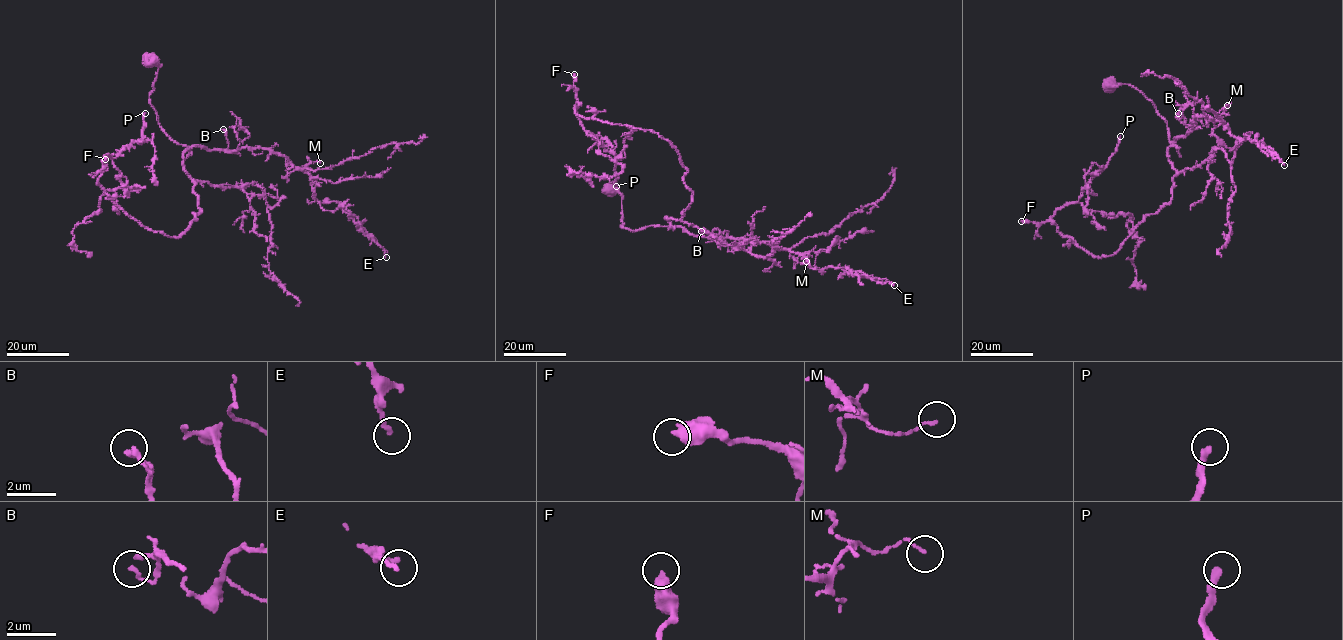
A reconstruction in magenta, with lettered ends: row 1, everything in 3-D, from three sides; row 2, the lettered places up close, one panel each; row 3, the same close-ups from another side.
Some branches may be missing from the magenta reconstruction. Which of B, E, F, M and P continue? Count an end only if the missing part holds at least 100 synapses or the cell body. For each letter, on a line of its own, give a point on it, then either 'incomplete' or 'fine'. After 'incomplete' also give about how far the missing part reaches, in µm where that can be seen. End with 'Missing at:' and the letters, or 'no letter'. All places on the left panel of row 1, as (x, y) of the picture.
B: (223, 129) | fine
E: (386, 257) | fine
F: (105, 159) | fine
M: (320, 163) | fine
P: (145, 113) | incomplete | 40 µm
Missing at: P

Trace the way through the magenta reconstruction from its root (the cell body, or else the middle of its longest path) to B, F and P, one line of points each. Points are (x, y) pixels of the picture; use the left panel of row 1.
B: (151, 57), (160, 65), (149, 102), (166, 134), (188, 147), (226, 150), (229, 143), (223, 129)
F: (151, 57), (160, 65), (149, 102), (189, 148), (197, 220), (176, 238), (142, 227), (97, 183), (105, 159)
P: (151, 57), (149, 102), (189, 148), (201, 212), (176, 238), (97, 183), (103, 158), (143, 140), (145, 113)

